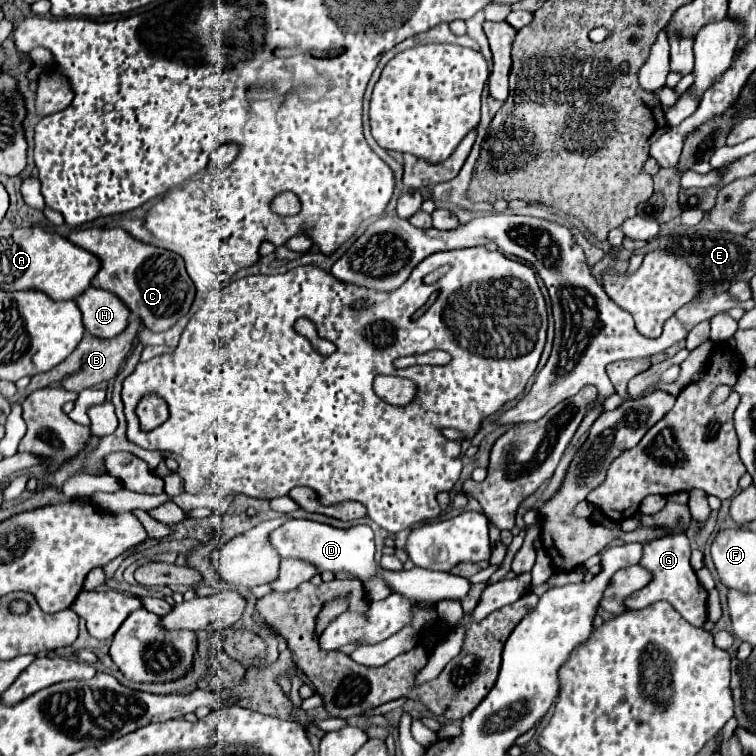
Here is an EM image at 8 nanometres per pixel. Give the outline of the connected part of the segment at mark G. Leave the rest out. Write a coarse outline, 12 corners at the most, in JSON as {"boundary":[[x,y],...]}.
{"boundary":[[686,535],[644,543],[652,581],[628,609],[668,601],[688,623],[706,621],[706,589],[690,567]]}

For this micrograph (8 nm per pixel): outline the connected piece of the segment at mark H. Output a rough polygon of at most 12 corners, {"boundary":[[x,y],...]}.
{"boundary":[[88,287],[76,299],[84,329],[102,339],[128,325],[114,293]]}

